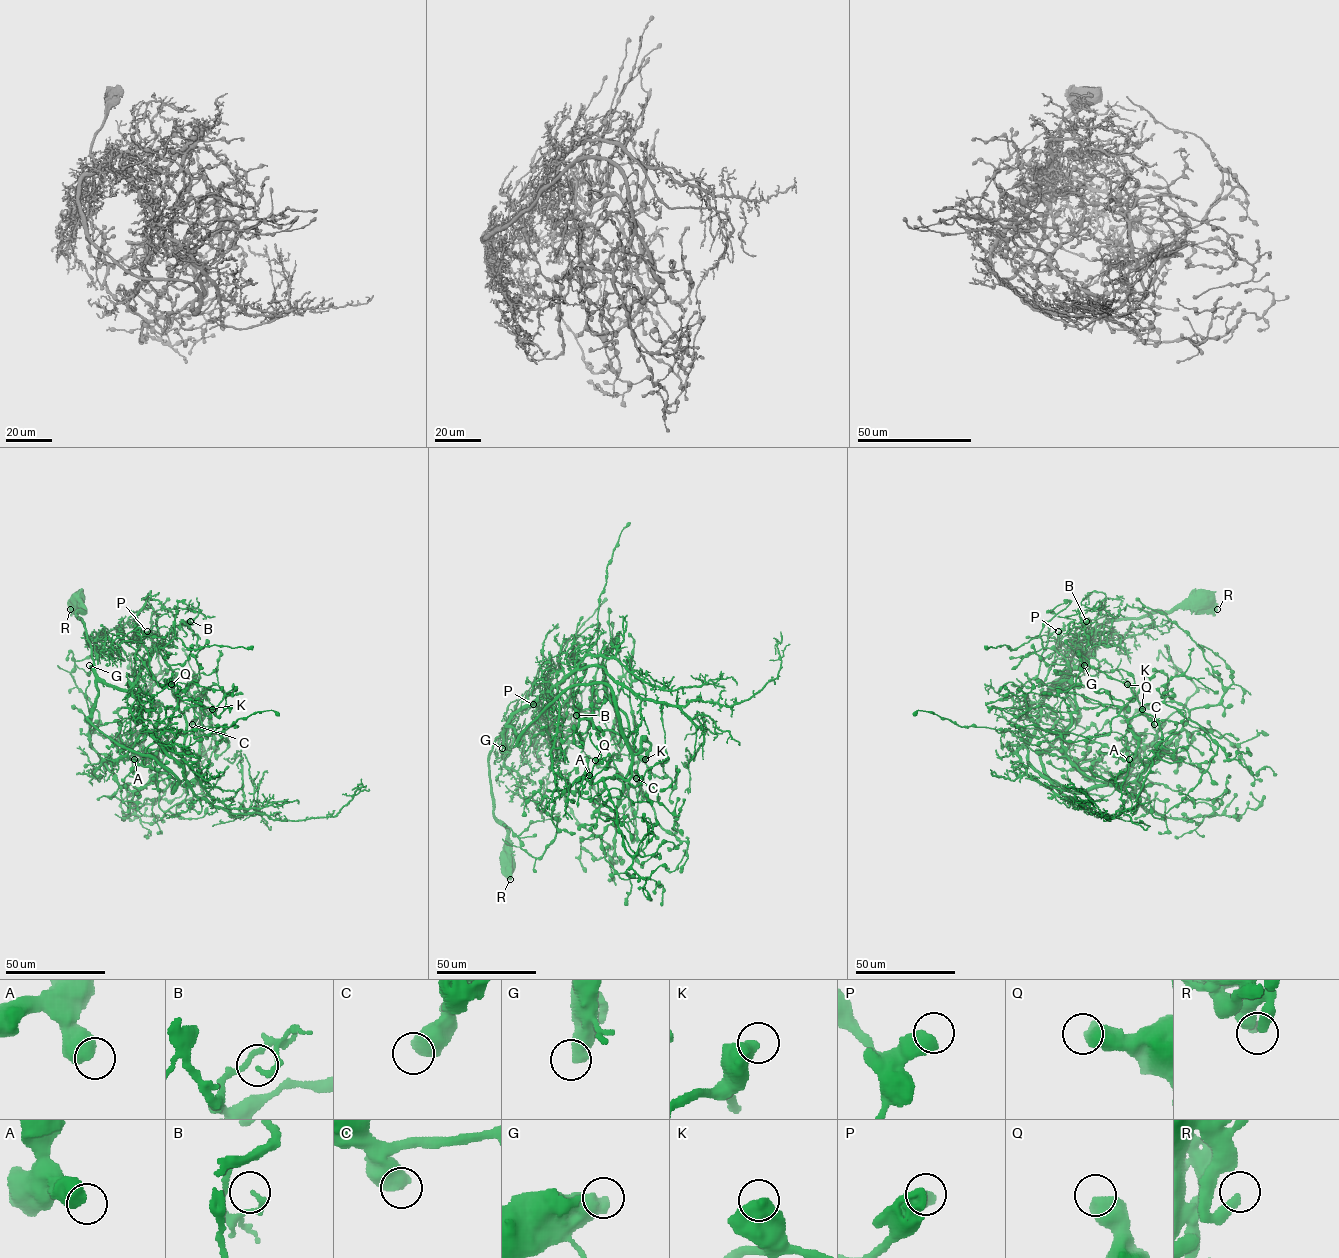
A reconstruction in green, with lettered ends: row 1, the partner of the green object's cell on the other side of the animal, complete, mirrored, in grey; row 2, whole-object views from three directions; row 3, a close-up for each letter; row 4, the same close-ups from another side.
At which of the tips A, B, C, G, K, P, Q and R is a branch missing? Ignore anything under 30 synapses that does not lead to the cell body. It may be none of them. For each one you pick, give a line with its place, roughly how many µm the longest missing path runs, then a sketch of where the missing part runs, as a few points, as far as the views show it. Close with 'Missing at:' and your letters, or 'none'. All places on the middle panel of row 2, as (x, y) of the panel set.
G: place (502, 748); missing 90 µm
Missing at: G

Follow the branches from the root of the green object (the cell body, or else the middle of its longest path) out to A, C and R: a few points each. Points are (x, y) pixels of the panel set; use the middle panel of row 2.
A: (508, 861), (505, 728), (605, 684), (631, 768), (602, 804), (589, 775)
C: (508, 861), (488, 763), (505, 728), (518, 744), (566, 690), (603, 683), (627, 746), (650, 745), (636, 778)
R: (508, 861), (510, 879)

